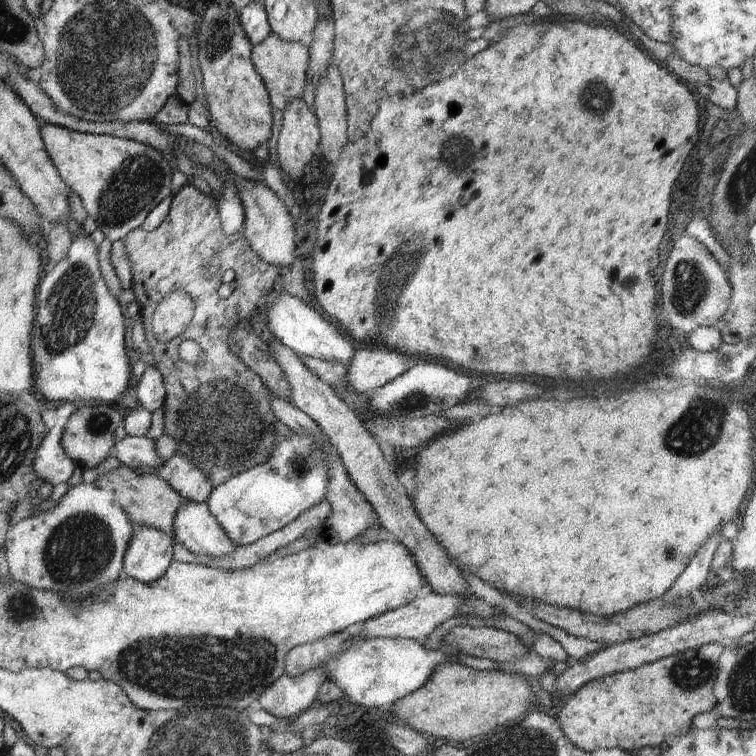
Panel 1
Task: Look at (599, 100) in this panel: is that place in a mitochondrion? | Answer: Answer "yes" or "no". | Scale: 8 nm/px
yes

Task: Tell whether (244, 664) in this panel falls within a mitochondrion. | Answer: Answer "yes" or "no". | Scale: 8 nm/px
yes

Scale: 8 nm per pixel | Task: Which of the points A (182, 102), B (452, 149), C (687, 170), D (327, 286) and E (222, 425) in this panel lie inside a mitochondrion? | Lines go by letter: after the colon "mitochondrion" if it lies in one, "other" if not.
A: other
B: mitochondrion
C: other
D: other
E: mitochondrion

